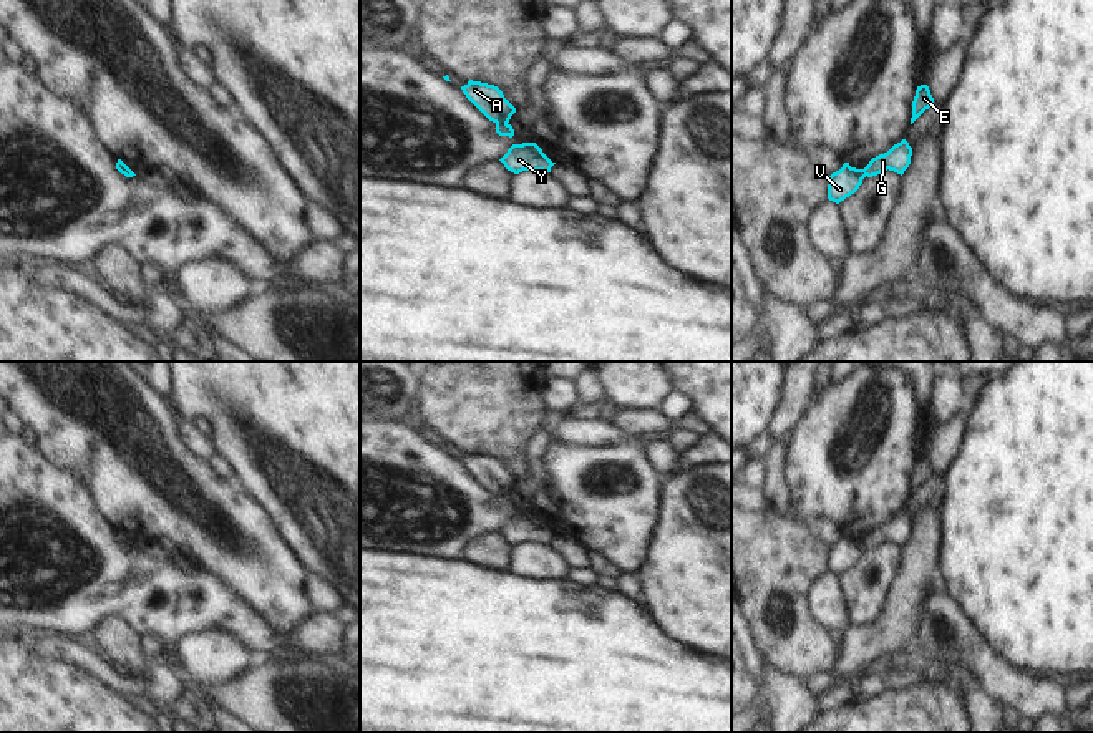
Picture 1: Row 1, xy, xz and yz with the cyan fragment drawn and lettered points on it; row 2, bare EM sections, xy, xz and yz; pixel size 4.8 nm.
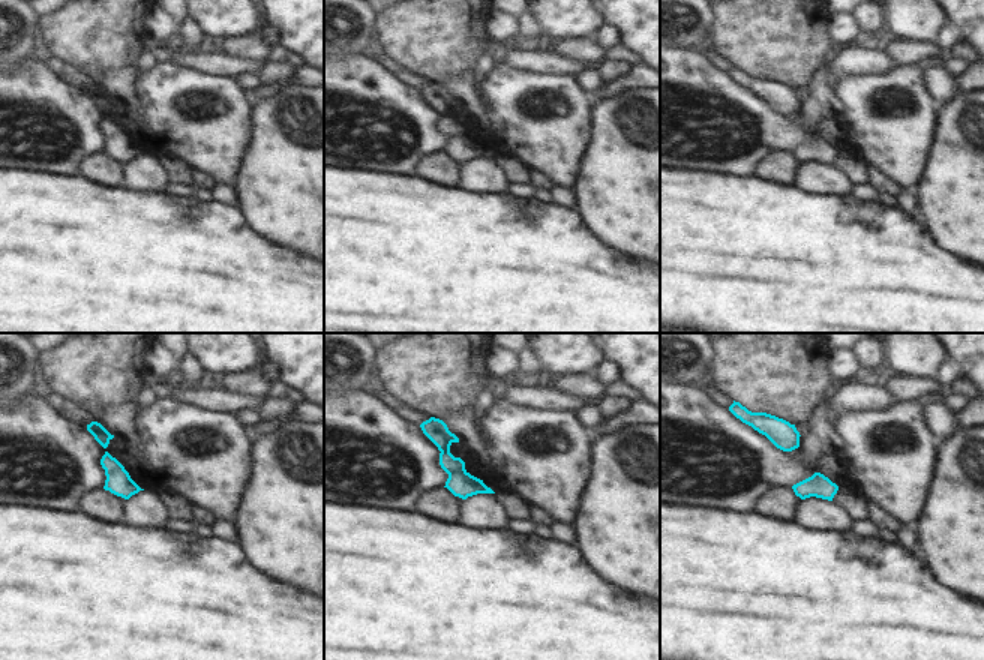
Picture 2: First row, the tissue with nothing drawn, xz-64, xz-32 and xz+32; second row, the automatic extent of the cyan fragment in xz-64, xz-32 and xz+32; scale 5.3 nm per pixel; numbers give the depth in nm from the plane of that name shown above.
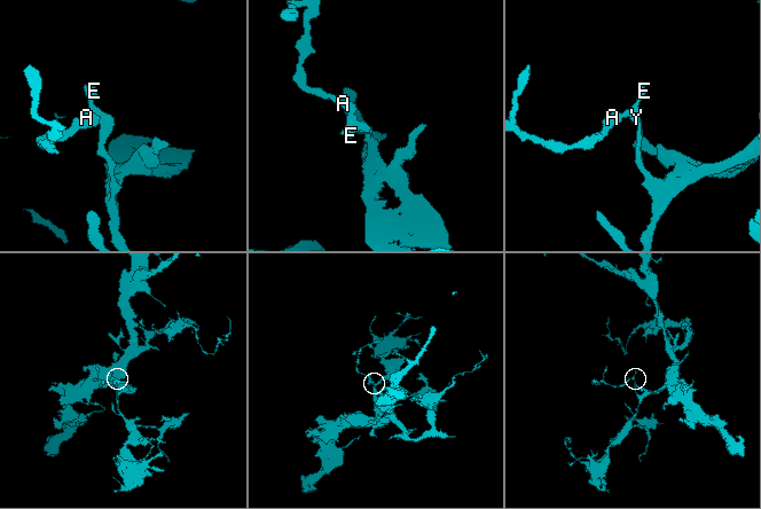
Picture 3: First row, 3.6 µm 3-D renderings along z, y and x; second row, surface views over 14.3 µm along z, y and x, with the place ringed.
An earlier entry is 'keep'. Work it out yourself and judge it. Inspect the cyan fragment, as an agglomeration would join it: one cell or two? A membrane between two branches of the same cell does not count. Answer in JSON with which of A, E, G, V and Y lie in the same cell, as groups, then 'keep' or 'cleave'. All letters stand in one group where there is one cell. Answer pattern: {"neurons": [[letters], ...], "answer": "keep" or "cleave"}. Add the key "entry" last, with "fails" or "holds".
{"neurons": [["A", "V"], ["E", "G", "Y"]], "answer": "cleave", "entry": "fails"}

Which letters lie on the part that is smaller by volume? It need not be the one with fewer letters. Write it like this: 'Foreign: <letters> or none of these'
Foreign: A, V

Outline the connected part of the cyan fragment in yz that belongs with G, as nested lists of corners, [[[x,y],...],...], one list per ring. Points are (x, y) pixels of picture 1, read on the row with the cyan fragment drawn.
[[[906,139],[894,144],[887,153],[879,154],[869,161],[869,164],[862,169],[864,176],[872,177],[884,171],[894,171],[897,174],[904,174],[904,171],[911,164],[912,148]]]

